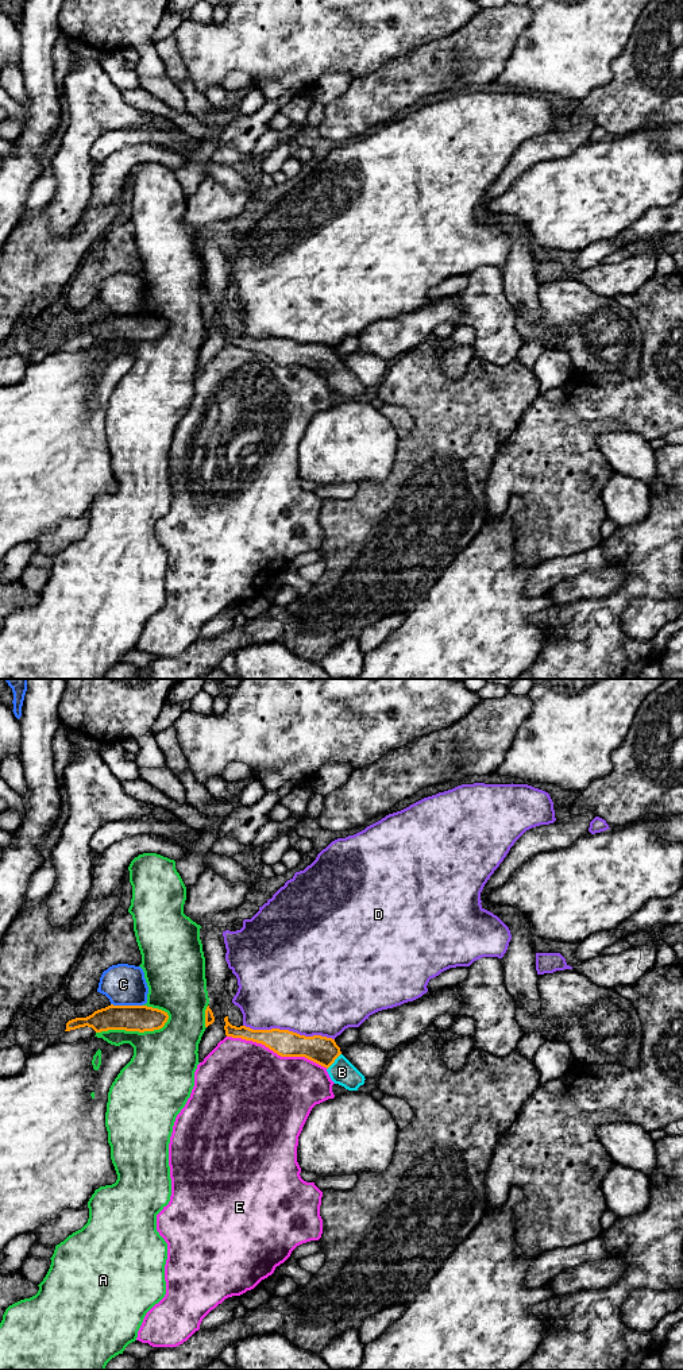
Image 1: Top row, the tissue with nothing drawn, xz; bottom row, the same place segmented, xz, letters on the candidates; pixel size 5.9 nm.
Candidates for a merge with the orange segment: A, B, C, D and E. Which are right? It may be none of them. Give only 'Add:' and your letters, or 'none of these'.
Add: B

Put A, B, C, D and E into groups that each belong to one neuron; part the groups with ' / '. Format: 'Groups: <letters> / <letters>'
Groups: A / B / C / D / E

